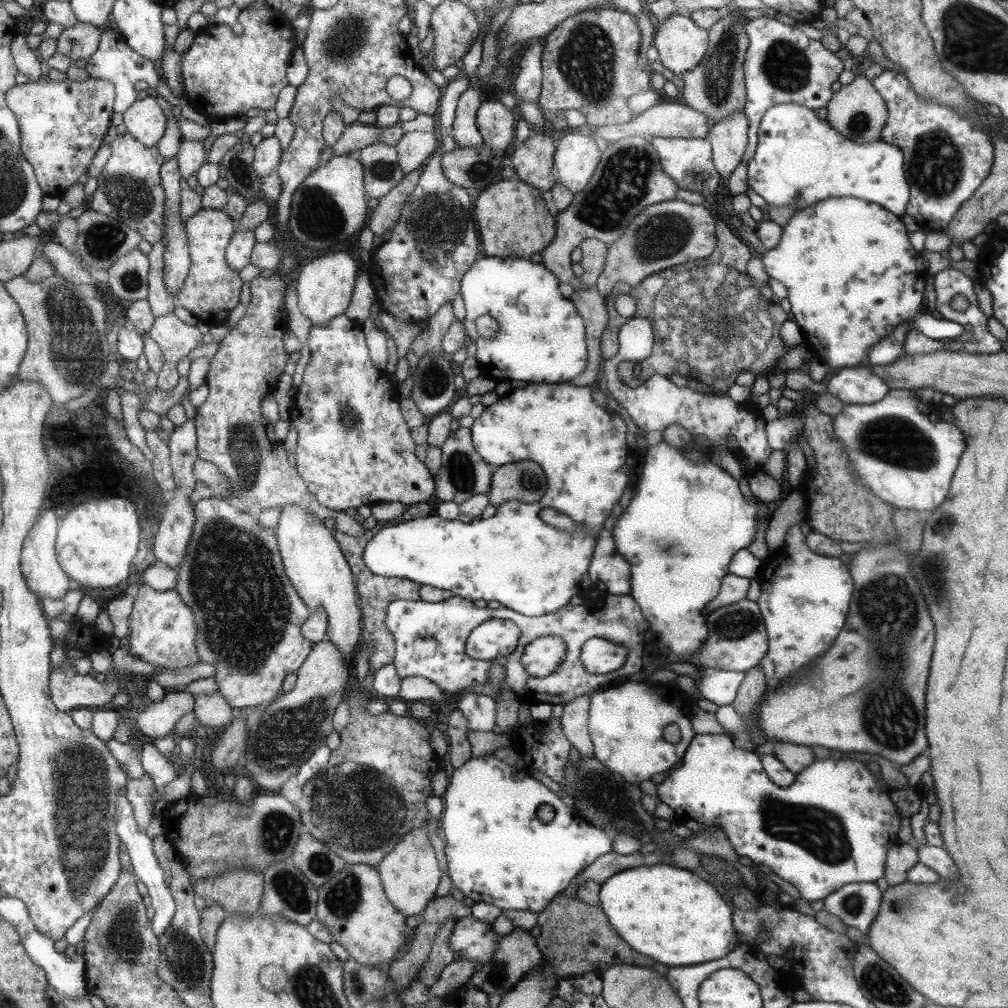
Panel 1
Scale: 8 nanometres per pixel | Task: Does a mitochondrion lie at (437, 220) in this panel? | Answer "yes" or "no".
yes

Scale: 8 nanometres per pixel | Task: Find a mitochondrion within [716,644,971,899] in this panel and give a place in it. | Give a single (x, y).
(821, 832)

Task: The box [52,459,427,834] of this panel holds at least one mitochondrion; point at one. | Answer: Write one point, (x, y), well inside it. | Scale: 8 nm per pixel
(244, 610)

